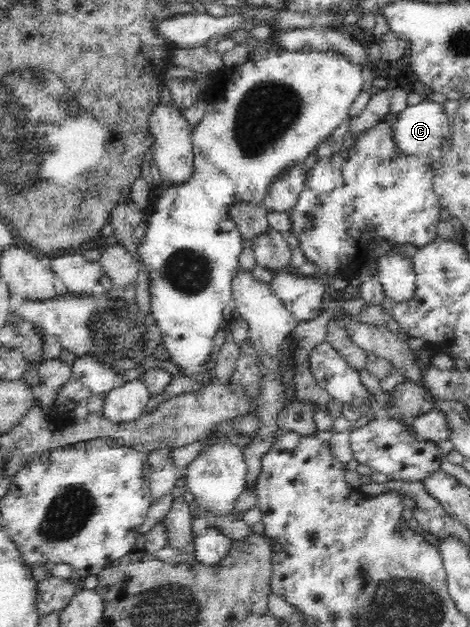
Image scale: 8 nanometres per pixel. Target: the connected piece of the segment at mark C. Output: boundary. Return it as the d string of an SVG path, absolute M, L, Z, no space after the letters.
M428 96L419 104L408 105L392 125L398 154L429 155L441 148L444 138L452 136L452 122L452 117L444 111L444 103L432 101Z

